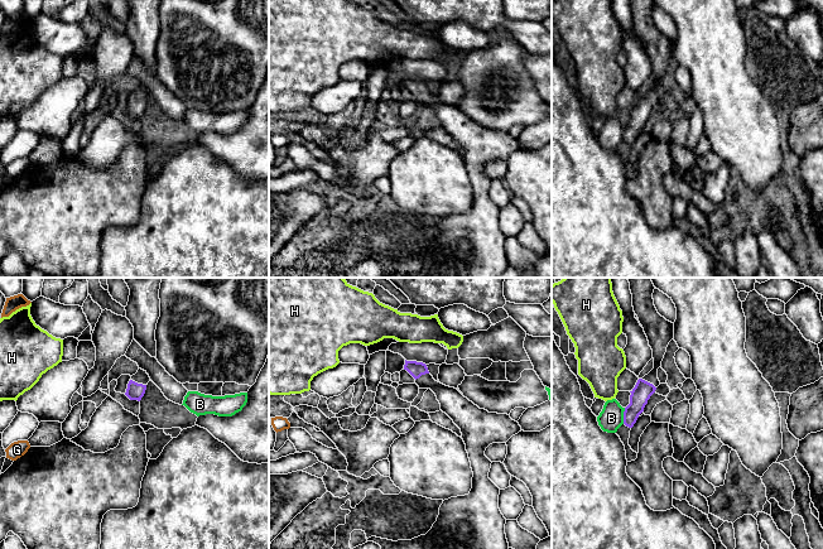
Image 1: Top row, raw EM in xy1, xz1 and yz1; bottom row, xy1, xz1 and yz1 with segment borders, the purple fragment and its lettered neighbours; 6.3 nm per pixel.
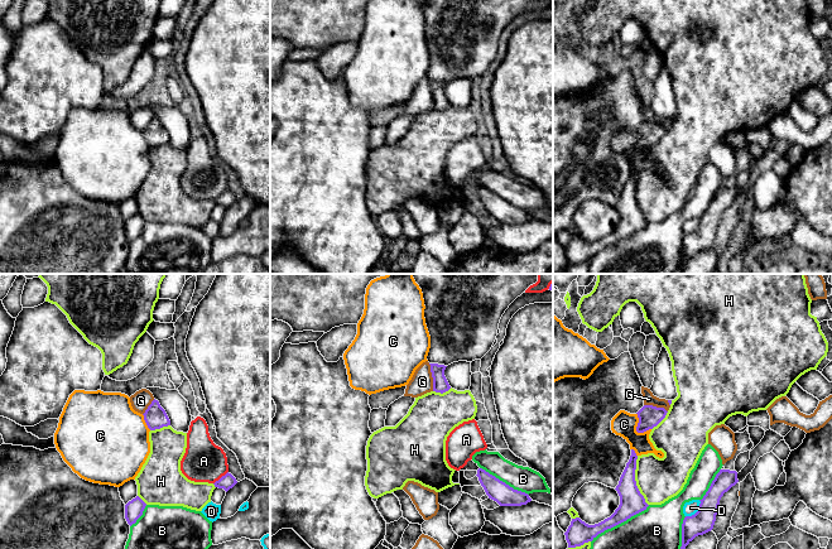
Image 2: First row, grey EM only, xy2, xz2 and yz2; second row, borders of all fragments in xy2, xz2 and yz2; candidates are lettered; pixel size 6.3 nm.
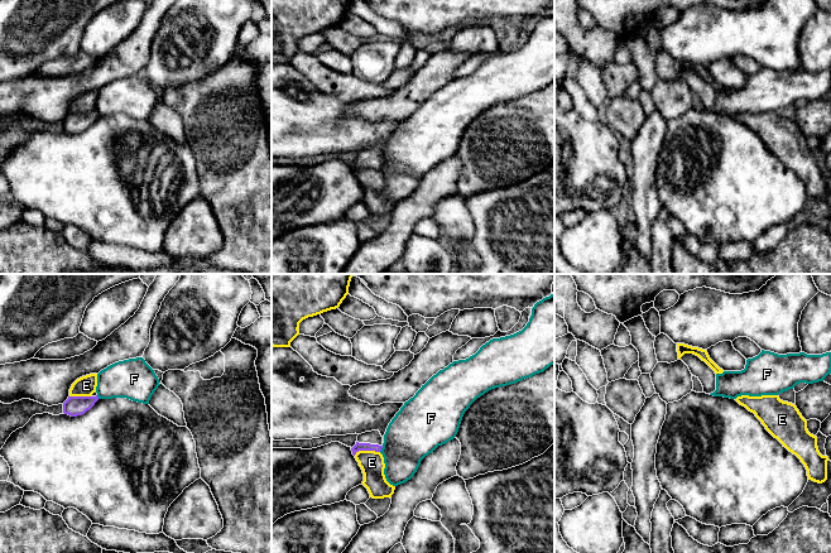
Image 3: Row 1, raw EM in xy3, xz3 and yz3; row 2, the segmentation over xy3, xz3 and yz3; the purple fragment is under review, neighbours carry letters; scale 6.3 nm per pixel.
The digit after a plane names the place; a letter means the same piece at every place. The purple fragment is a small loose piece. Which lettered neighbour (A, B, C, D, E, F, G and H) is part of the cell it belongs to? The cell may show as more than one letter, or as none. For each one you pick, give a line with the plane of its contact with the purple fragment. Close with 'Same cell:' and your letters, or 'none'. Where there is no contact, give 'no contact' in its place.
Same cell: none

